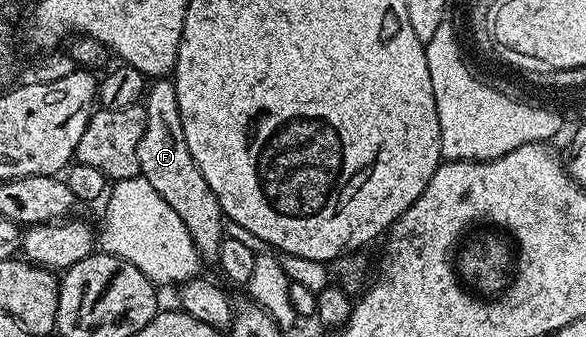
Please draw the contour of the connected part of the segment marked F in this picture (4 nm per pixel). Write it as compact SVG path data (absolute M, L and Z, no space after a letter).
M155 79L146 89L144 107L146 125L138 147L141 179L152 182L152 190L156 190L156 194L160 194L160 198L180 214L184 226L188 226L188 234L192 234L199 256L217 257L224 239L222 207L216 194L212 194L212 186L204 182L204 174L200 174L188 150L188 142L184 142L184 126L180 122L173 79Z

